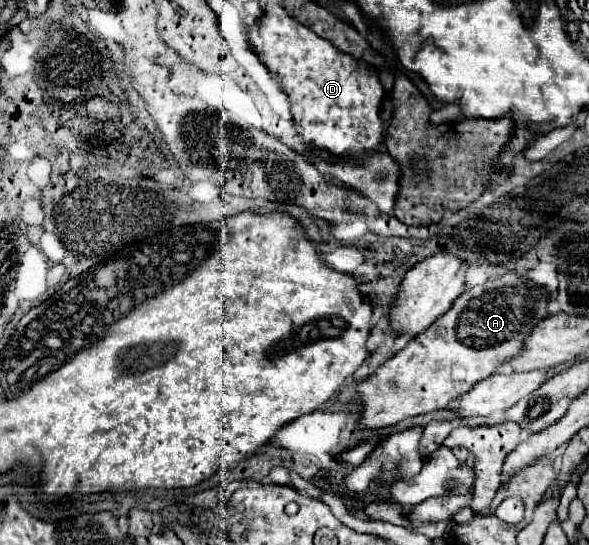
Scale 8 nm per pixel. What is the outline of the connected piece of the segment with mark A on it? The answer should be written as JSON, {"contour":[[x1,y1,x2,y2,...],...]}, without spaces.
{"contour":[[515,270,461,294,449,312,359,384,357,390,365,404,359,426,381,428,407,416,447,408,523,350,523,340,531,334,531,328,549,316,549,302,551,296,543,286,521,278]]}

